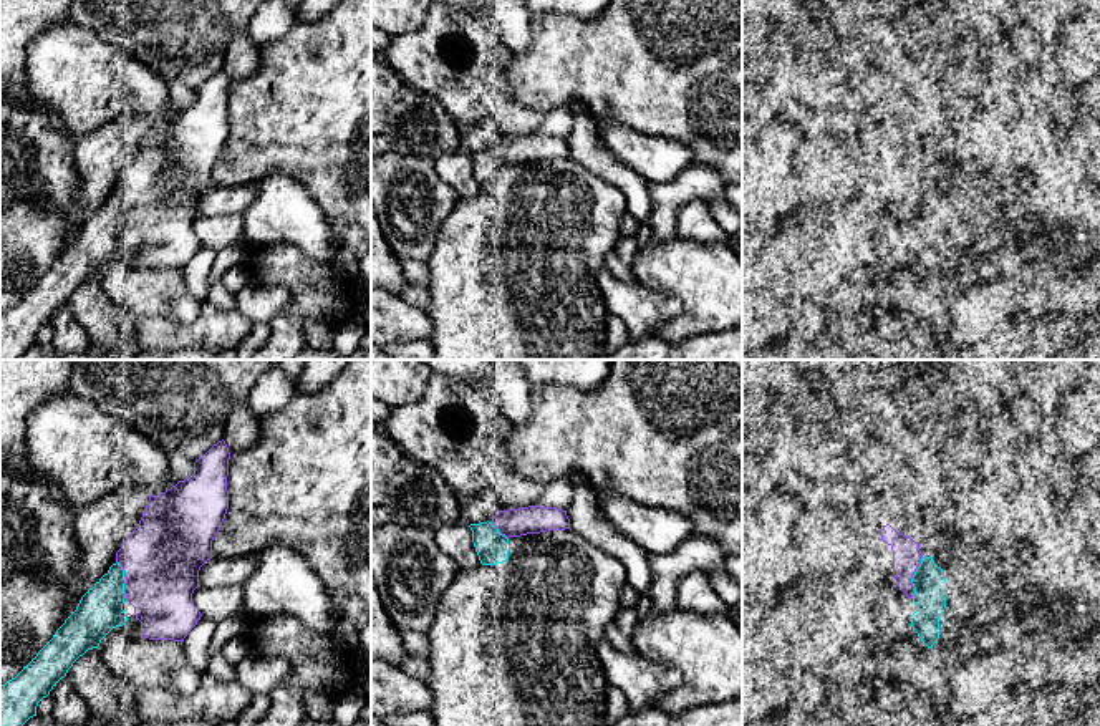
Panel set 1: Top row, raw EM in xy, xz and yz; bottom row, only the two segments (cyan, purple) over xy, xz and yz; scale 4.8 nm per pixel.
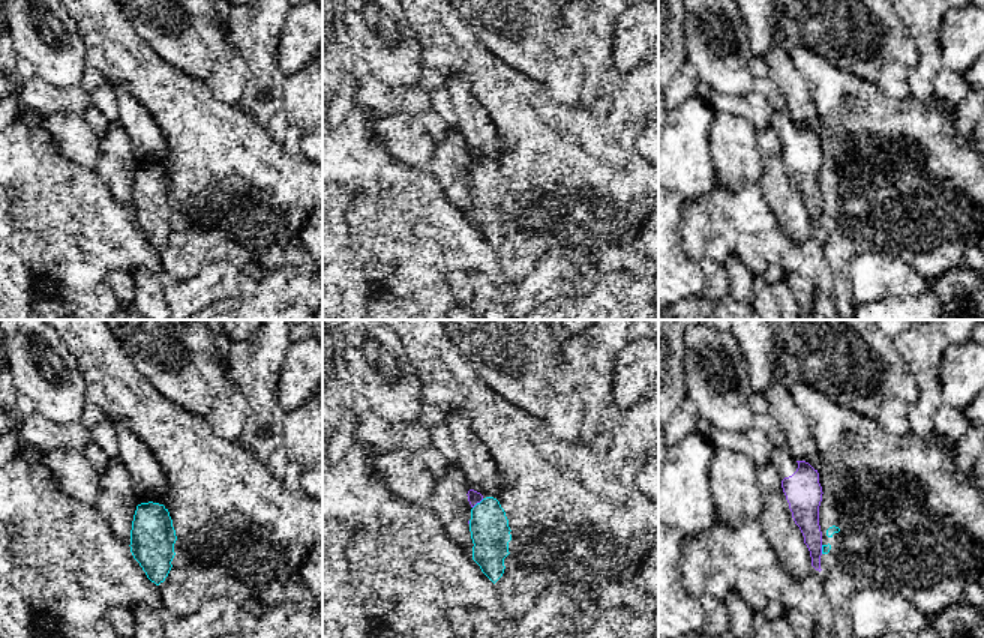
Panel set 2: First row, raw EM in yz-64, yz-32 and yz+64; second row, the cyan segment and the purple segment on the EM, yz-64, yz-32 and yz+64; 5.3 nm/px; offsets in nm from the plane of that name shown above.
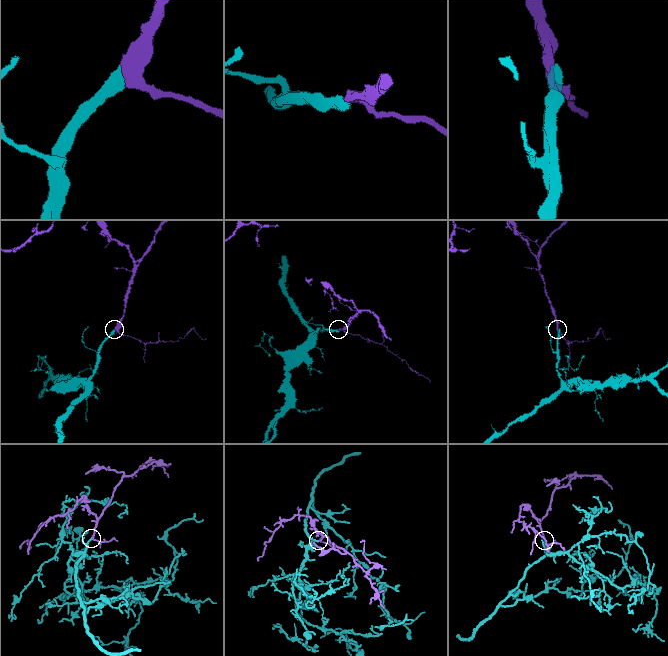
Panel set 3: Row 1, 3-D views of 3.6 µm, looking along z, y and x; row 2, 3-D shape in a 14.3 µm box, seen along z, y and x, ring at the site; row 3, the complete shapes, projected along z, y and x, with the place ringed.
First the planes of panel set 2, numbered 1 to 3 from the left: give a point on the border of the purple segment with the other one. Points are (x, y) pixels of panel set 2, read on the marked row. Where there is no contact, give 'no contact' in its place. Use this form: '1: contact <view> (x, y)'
1: no contact
2: contact yz-32 (477, 503)
3: contact yz+64 (822, 550)

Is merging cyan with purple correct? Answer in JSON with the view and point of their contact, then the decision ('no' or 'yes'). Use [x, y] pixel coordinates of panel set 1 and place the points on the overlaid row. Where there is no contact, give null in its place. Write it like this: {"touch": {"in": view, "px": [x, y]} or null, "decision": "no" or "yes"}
{"touch": {"in": "yz", "px": [913, 577]}, "decision": "yes"}

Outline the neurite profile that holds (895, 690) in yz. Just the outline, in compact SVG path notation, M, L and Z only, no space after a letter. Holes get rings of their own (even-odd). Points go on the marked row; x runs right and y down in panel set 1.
M876 681L873 686L885 698L886 706L893 713L896 713L900 716L905 716L906 704L908 704L908 699L906 699L908 686L905 683L900 683L900 681L888 681L888 683Z

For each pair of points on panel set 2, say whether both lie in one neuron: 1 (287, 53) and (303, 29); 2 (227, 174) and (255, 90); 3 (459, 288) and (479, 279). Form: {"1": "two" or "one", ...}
{"1": "one", "2": "two", "3": "two"}

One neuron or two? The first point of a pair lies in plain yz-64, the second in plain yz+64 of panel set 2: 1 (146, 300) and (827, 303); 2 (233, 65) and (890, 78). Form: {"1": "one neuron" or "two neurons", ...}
{"1": "one neuron", "2": "one neuron"}

